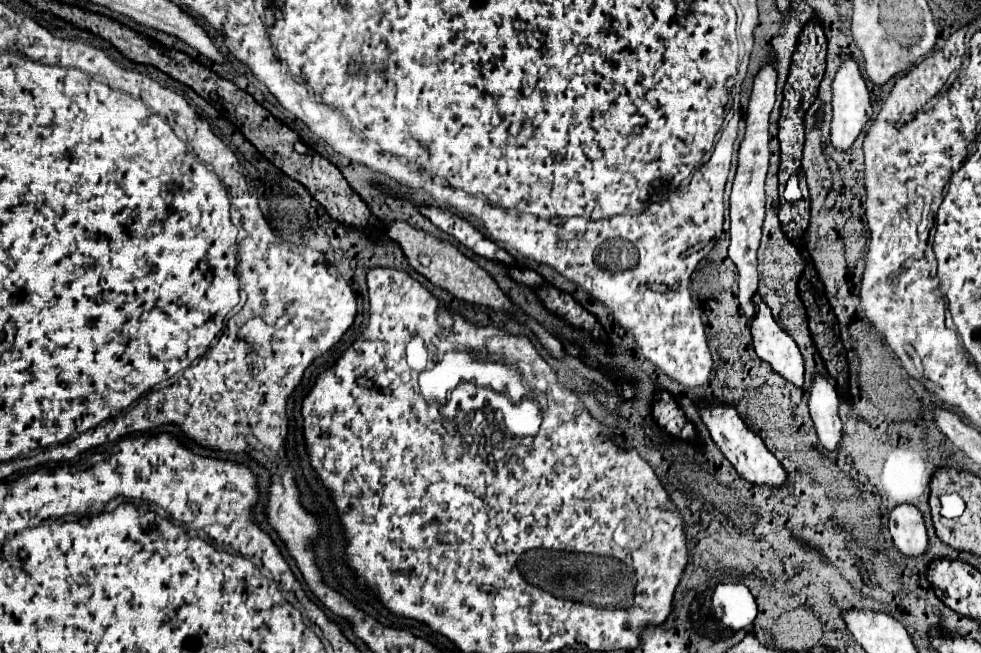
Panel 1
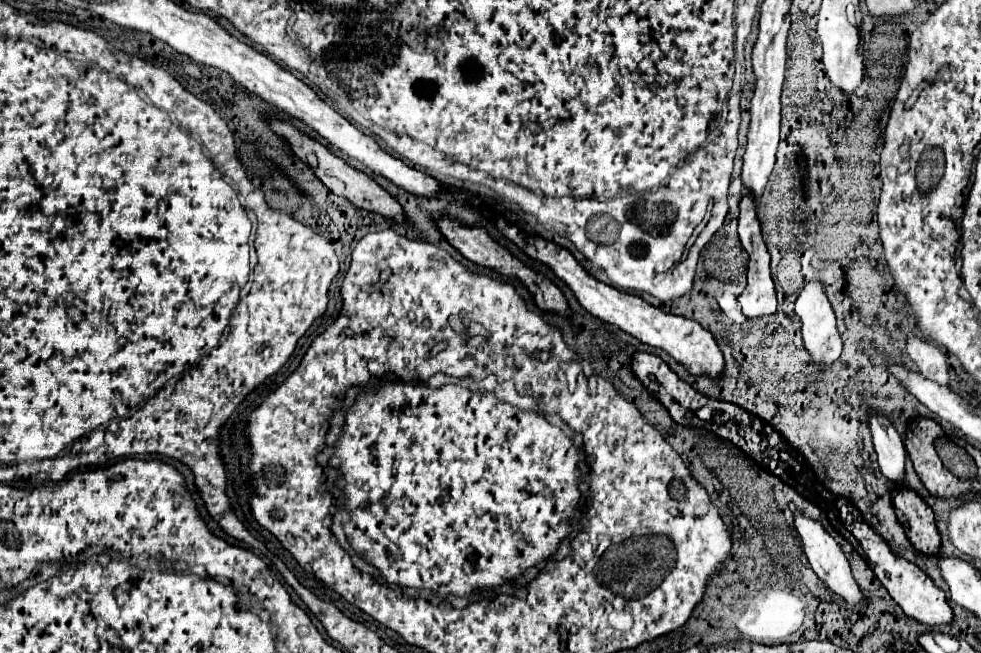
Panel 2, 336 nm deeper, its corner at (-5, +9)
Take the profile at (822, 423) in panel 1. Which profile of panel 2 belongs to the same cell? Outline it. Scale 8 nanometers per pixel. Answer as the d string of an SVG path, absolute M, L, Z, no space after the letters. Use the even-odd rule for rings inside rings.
M811 281L803 287L795 301L795 313L803 323L803 343L813 363L831 367L841 357L841 337L835 327L831 303L819 281Z

